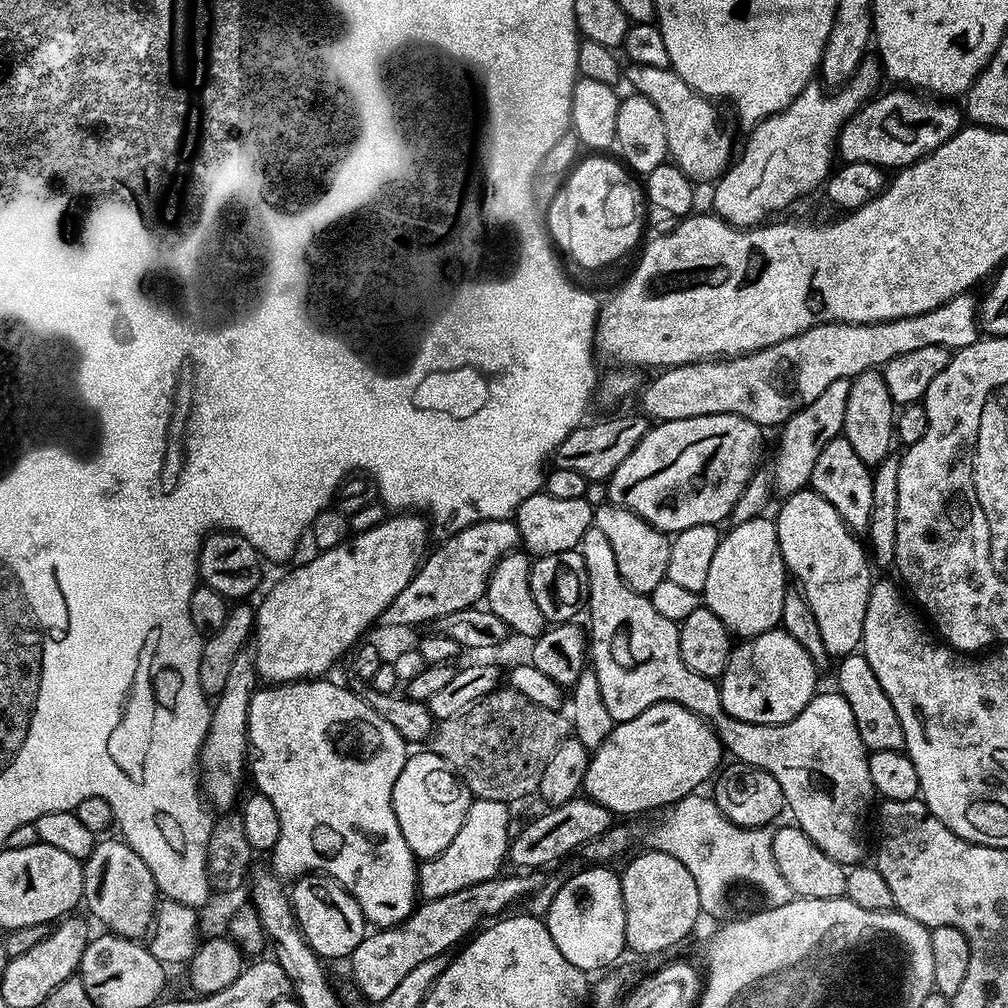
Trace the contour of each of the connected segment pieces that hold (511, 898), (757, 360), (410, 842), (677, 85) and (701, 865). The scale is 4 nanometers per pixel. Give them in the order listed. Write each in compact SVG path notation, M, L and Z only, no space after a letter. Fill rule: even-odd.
M501 874L486 882L466 886L466 890L454 890L454 894L424 900L401 924L369 931L350 957L352 976L356 979L355 991L365 1001L379 1002L398 987L398 982L402 982L414 966L435 956L451 953L457 946L463 945L481 925L507 913L515 900L523 901L532 892L534 883L528 877L531 875L520 875L524 876Z
M972 294L950 298L942 306L930 310L926 314L918 314L901 320L887 320L877 324L819 324L805 332L794 334L794 338L786 338L782 342L774 342L774 346L766 346L757 352L745 356L730 356L715 360L699 360L696 364L683 364L677 368L663 369L652 381L643 385L638 401L643 415L649 421L663 422L681 420L682 418L698 418L710 414L733 412L736 416L745 416L750 422L761 426L767 424L783 425L789 416L798 410L810 406L830 382L851 380L853 376L863 372L871 372L889 364L898 354L910 354L910 350L918 350L921 346L942 346L949 350L970 346L978 338L978 300Z
M416 750L402 766L398 782L394 782L392 805L394 818L398 818L398 830L406 838L406 846L416 855L417 861L432 860L454 842L462 822L466 822L466 810L470 810L474 797L468 787L456 777L451 768L438 754L430 750Z
M632 64L629 69L626 80L636 87L633 89L639 95L650 98L650 102L658 106L658 114L662 114L671 163L677 164L693 182L719 180L728 171L728 165L733 163L734 152L732 156L732 136L720 121L720 112L715 108L717 105L709 97L692 91L689 84L677 72L673 72L671 67Z
M704 794L687 796L671 805L669 816L653 826L647 847L653 852L665 852L670 858L678 858L678 862L694 874L701 913L717 920L727 917L728 890L734 884L754 886L762 894L763 903L771 908L784 906L795 899L786 878L778 871L778 862L774 862L773 829L738 826L724 817L711 795L700 795Z

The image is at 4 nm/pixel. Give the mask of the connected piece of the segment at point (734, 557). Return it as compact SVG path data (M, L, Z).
M759 516L754 519L748 519L746 522L735 524L730 528L730 532L726 532L720 539L720 544L714 552L713 561L710 562L709 577L706 578L706 586L702 593L703 603L712 613L718 615L722 619L722 624L728 628L731 635L738 638L747 638L764 633L780 624L782 614L782 602L785 601L785 594L788 591L788 571L781 556L781 548L778 546L778 536L775 521L767 516Z

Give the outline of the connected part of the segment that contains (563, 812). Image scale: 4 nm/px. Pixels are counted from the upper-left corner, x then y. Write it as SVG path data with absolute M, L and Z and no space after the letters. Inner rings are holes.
M577 798L549 807L548 812L536 816L520 833L511 837L508 845L508 860L511 863L521 864L521 869L544 868L555 865L565 858L573 855L572 851L583 849L584 845L590 843L594 838L606 834L613 827L614 813L606 810L598 802L587 798Z

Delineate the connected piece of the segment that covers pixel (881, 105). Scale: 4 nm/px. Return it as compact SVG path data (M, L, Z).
M916 90L896 91L900 92L877 95L844 123L836 139L836 150L843 163L870 162L885 170L907 168L916 160L938 150L942 142L960 131L962 112L952 105L955 103Z

